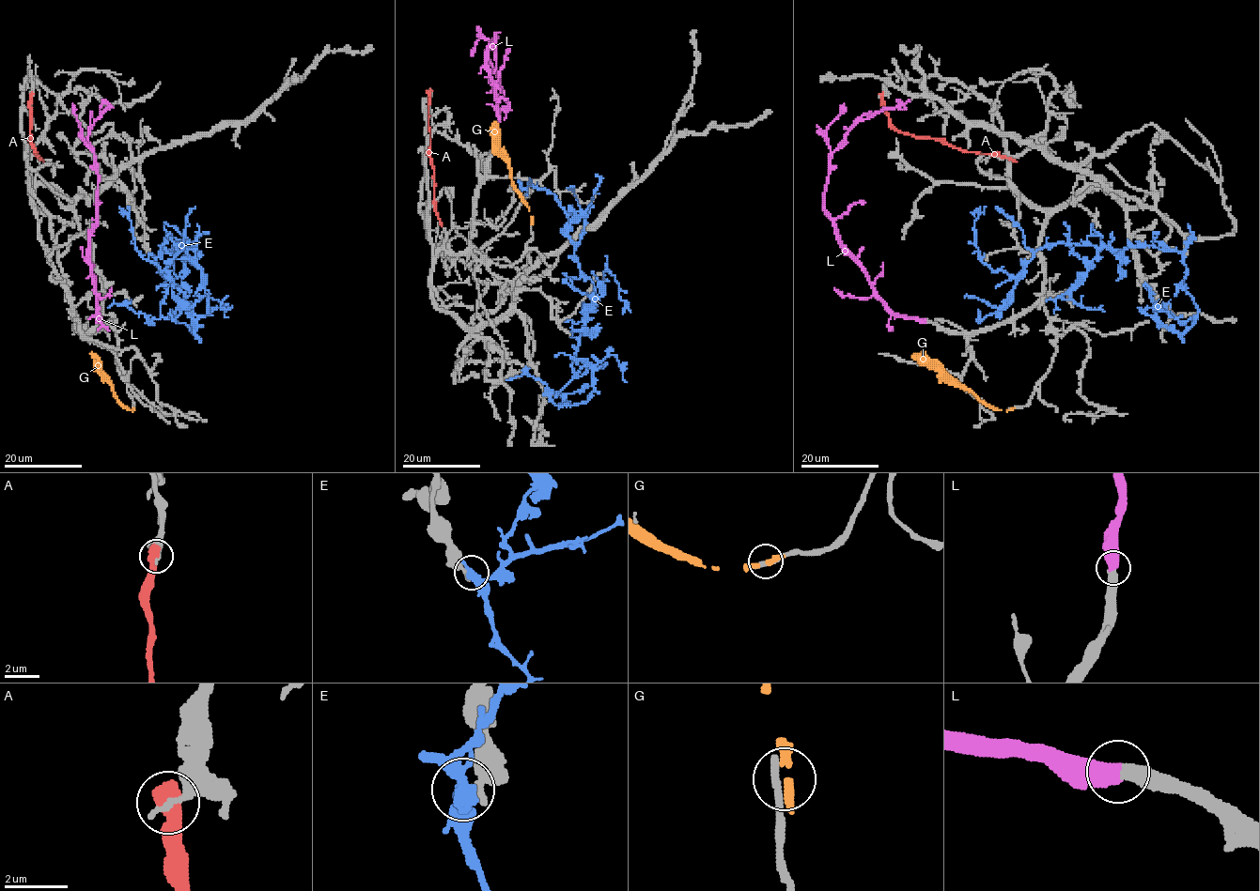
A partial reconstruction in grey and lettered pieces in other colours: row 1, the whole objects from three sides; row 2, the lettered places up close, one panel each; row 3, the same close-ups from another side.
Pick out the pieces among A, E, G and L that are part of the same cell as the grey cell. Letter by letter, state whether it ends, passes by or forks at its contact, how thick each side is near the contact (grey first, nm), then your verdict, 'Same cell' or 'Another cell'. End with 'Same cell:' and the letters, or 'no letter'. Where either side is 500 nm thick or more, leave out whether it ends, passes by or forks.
A: Thickness 280 nm (grey) against 650 nm. Another cell
E: It passes by. Thickness 320 nm (grey) against 320 nm. Another cell
G: It ends there. Thickness 360 nm (grey) against 360 nm. Another cell
L: Thickness 480 nm (grey) against 600 nm. Same cell
Same cell: L

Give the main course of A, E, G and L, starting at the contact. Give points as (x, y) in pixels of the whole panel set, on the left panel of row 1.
A: (32, 95), (30, 136), (36, 153), (43, 161)
E: (152, 255), (197, 244), (176, 246), (168, 276), (139, 253), (130, 220), (119, 211)
G: (133, 408), (128, 409), (114, 393), (112, 384), (102, 373), (96, 357)
L: (98, 320), (88, 259), (97, 217), (96, 158), (87, 134), (109, 105), (104, 100), (100, 109)

